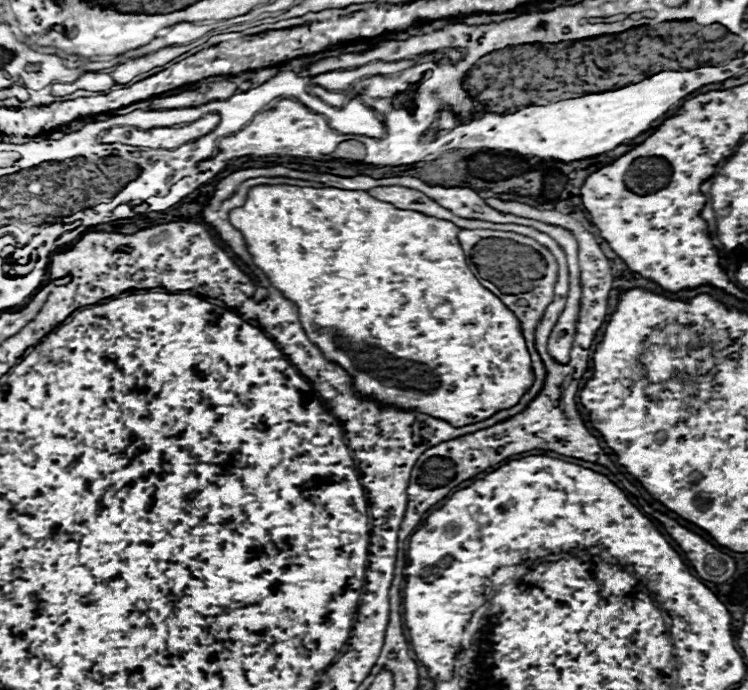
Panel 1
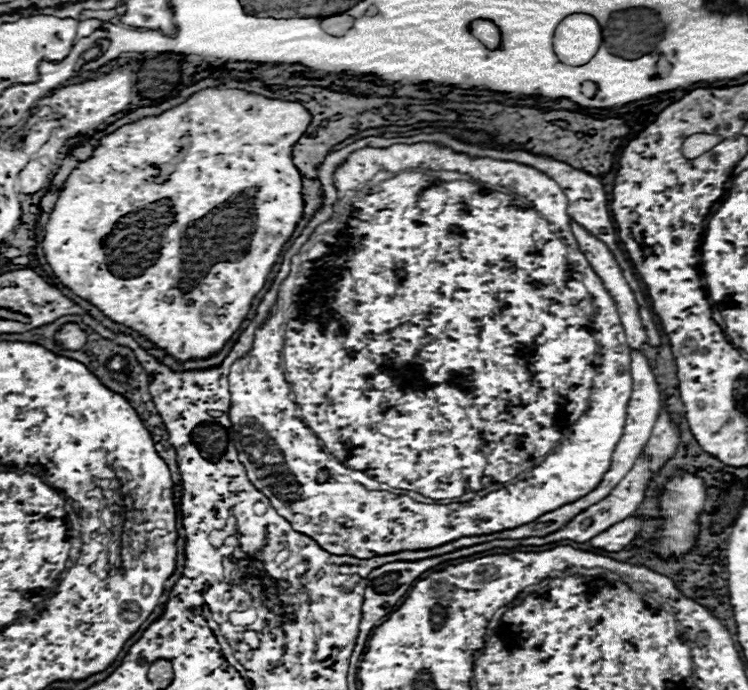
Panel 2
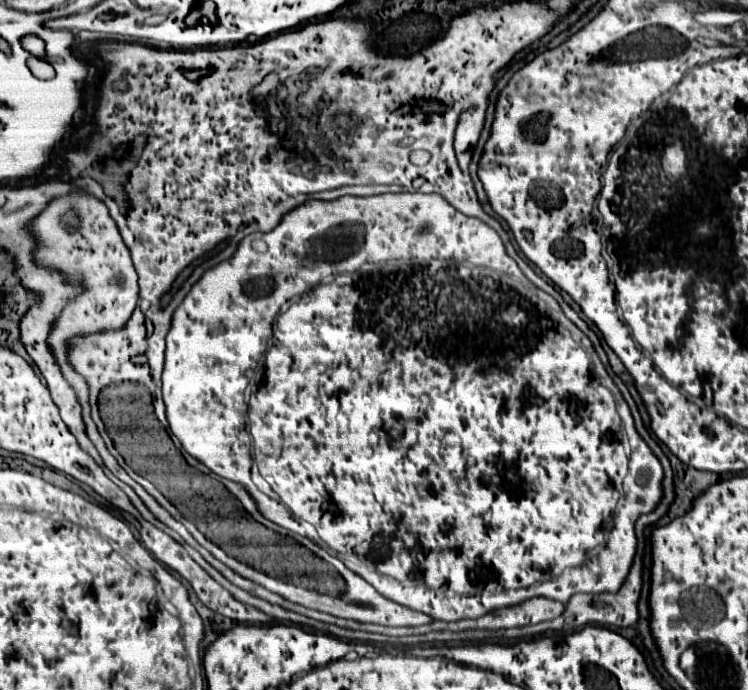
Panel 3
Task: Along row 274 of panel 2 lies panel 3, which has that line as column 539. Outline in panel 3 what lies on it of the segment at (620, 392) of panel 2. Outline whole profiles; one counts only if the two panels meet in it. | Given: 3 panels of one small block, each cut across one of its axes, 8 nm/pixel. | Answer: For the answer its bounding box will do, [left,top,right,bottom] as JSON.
[162,186,664,622]

